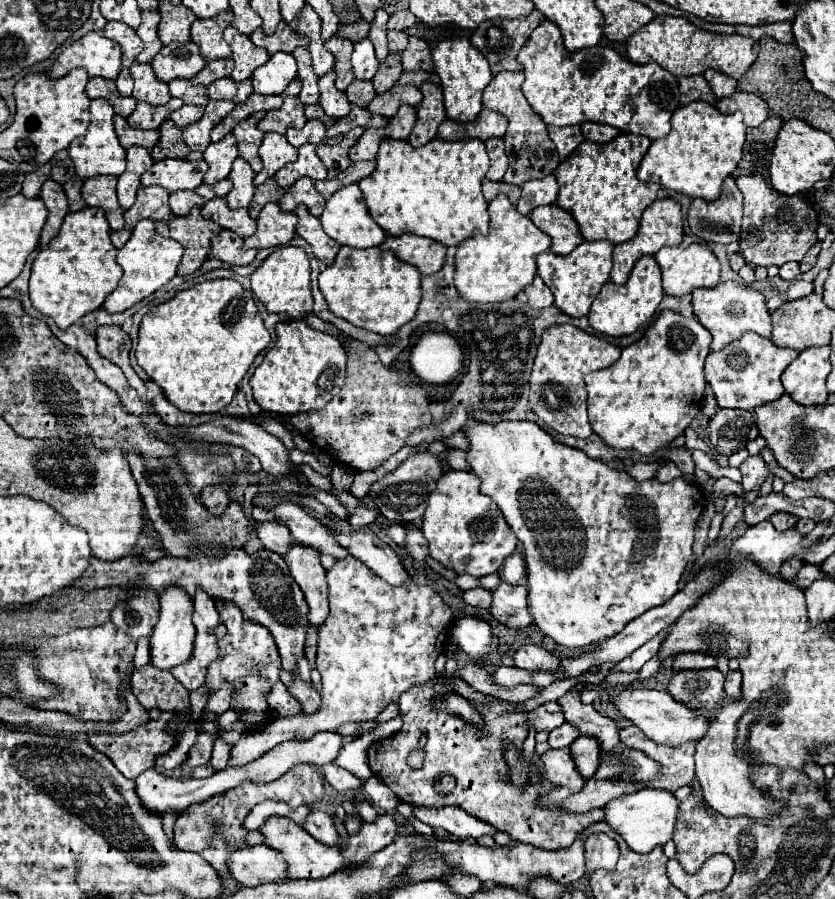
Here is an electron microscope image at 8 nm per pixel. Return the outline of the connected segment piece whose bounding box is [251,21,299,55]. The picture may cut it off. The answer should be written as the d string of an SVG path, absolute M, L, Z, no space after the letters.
M285 21L279 23L279 29L275 35L265 35L261 29L257 29L253 35L251 35L251 41L259 47L265 47L265 51L269 55L277 53L277 51L287 51L287 53L293 53L293 49L297 47L297 39L299 35L289 29L289 25Z

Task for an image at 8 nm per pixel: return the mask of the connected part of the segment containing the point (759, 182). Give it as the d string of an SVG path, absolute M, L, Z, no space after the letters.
M737 177L737 187L743 193L743 227L741 227L741 255L753 267L783 265L787 261L801 261L811 245L817 241L817 213L799 197L785 197L773 191L763 177Z

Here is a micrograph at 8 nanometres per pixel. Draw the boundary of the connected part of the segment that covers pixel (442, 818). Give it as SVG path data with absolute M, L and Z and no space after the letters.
M415 807L415 817L431 827L443 827L455 837L483 837L491 835L495 837L499 833L497 827L493 827L487 821L481 821L469 813L465 813L459 807L441 807L441 809L429 809L429 807Z

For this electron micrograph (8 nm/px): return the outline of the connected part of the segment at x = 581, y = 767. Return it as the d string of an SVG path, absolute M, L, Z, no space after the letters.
M577 737L571 743L571 757L575 761L575 767L579 771L579 775L583 779L589 779L595 769L597 769L597 761L599 761L599 749L597 749L597 741L593 741L593 737Z

